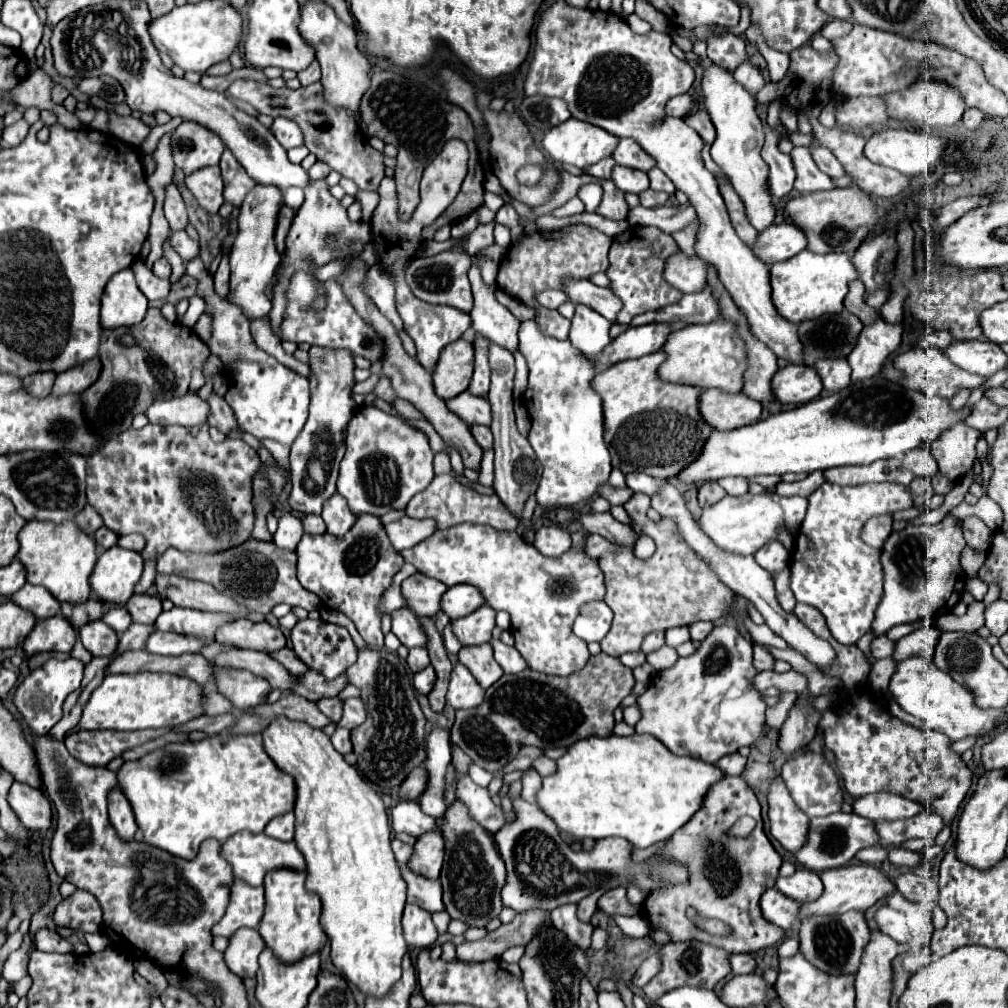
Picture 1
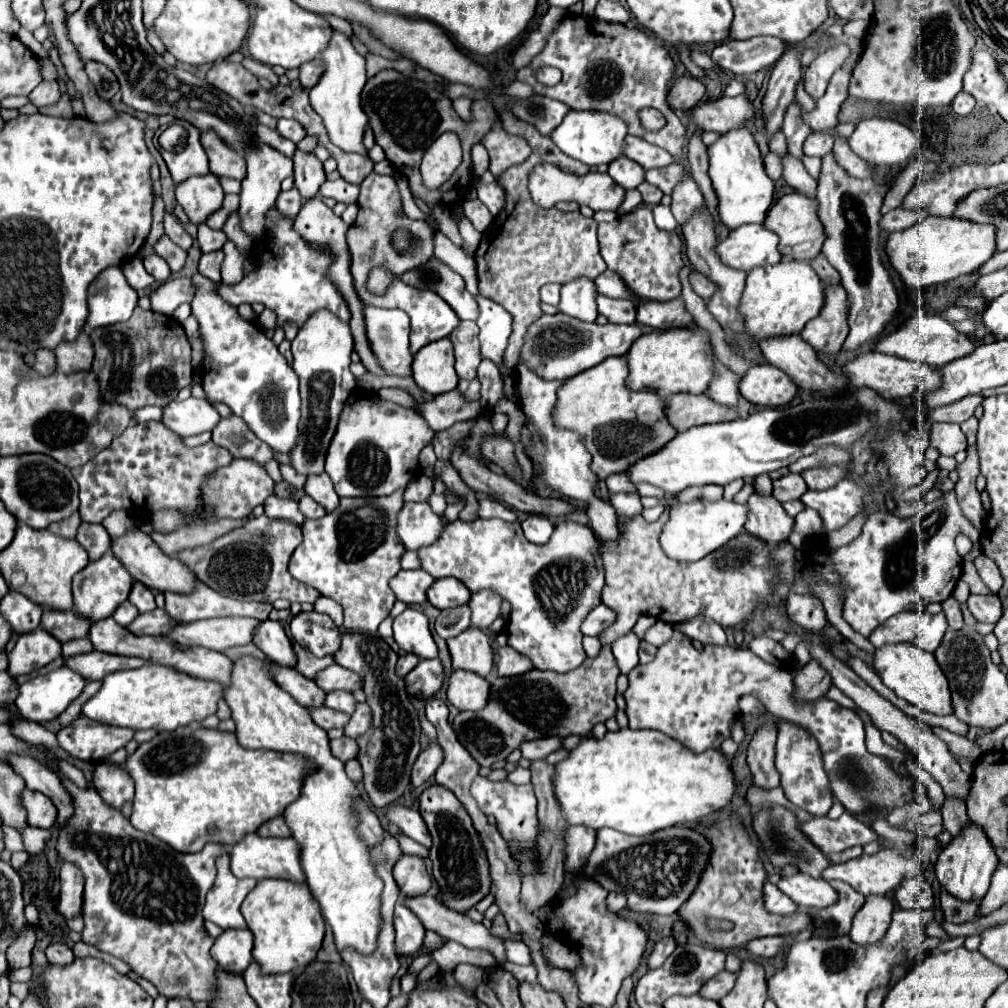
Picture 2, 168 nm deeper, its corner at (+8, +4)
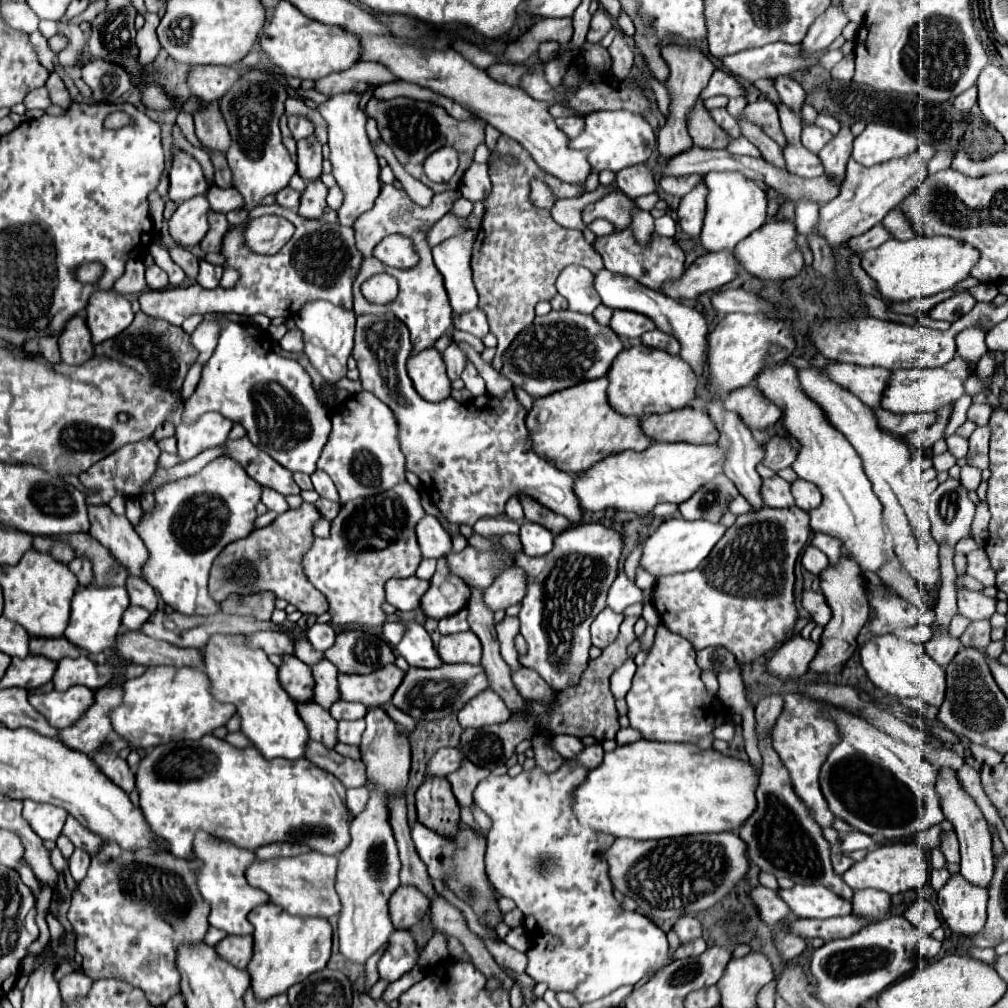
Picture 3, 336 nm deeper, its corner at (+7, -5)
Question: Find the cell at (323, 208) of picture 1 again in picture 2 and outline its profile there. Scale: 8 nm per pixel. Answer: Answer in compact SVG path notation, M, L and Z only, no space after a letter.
M295 152L293 156L295 168L293 168L293 178L295 178L295 188L303 196L303 200L311 200L317 196L321 184L325 182L325 172L323 164L313 156L305 152Z

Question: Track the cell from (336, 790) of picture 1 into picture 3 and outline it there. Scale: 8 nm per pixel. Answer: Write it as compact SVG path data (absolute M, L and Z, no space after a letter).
M214 635L202 647L204 673L210 677L210 693L220 703L236 705L242 717L242 733L266 757L300 759L304 757L304 743L308 739L306 725L290 695L278 683L278 667L258 647L246 645L242 635Z

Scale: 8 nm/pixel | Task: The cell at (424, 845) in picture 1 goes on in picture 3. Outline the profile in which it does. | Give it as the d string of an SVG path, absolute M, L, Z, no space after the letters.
M398 887L388 901L388 909L394 929L412 929L428 913L428 901L418 889Z

